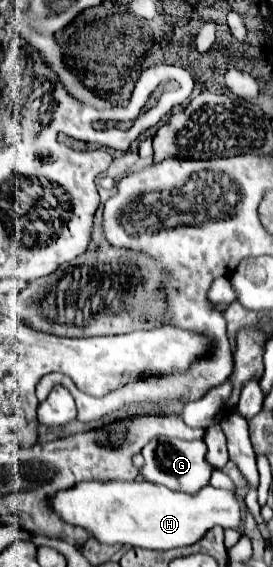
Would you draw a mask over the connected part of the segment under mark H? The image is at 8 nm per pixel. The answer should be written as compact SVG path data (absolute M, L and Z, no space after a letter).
M145 480L133 482L81 482L71 490L55 494L53 510L69 524L83 526L103 544L131 544L149 550L191 546L215 526L239 530L241 504L235 490L205 486L197 494L173 492Z

